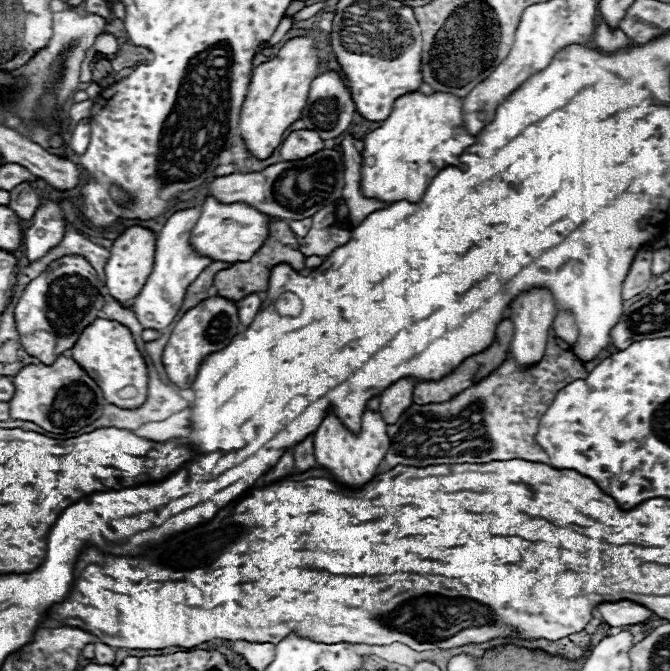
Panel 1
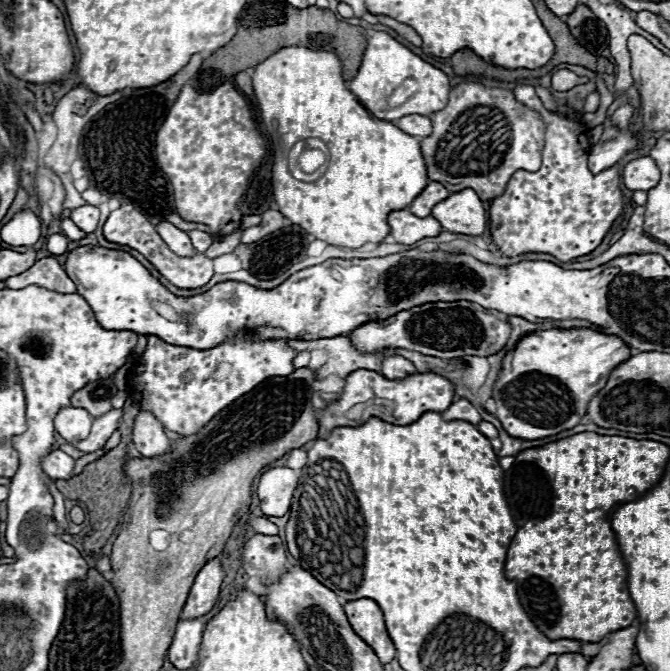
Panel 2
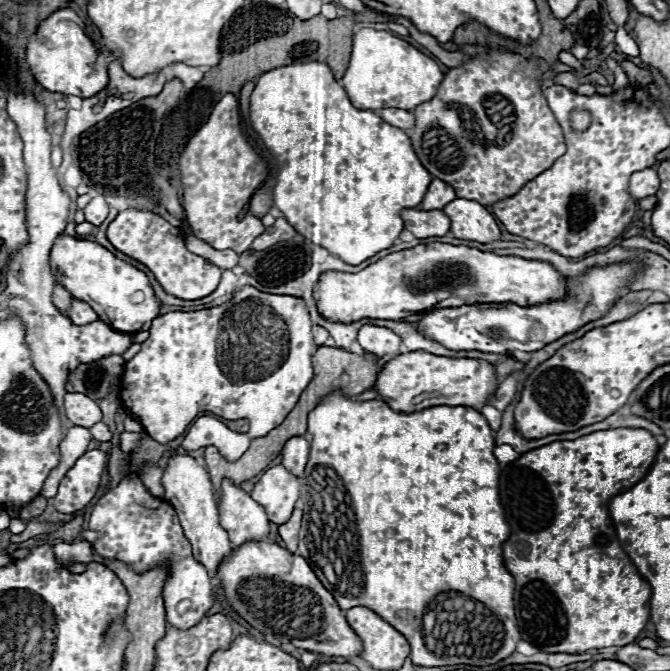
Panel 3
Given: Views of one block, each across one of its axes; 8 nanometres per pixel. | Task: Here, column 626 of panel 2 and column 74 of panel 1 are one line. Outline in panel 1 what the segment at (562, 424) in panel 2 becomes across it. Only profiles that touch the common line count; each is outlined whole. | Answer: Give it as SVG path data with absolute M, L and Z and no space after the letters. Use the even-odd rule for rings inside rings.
M106 318L94 320L94 324L90 324L74 344L70 356L86 370L86 374L92 380L96 380L96 384L104 392L104 398L110 404L116 404L120 408L138 408L146 402L148 394L146 362L134 342L132 332L124 324Z

